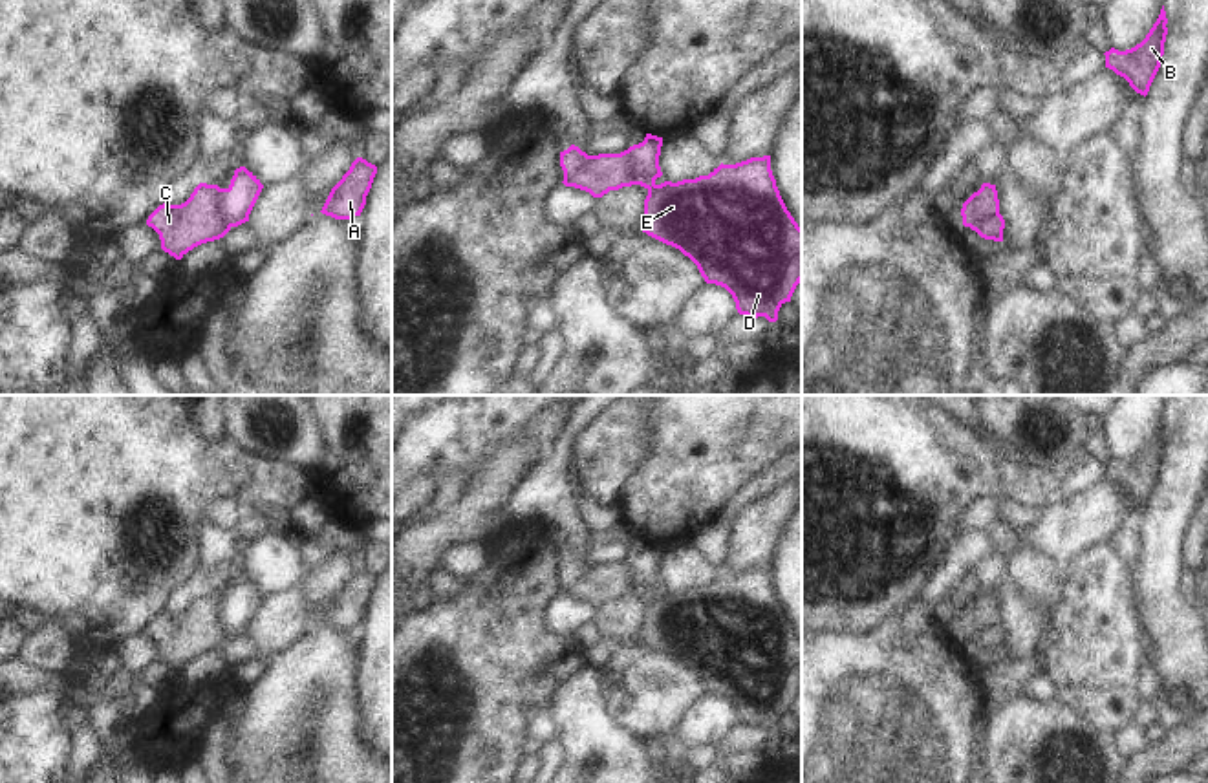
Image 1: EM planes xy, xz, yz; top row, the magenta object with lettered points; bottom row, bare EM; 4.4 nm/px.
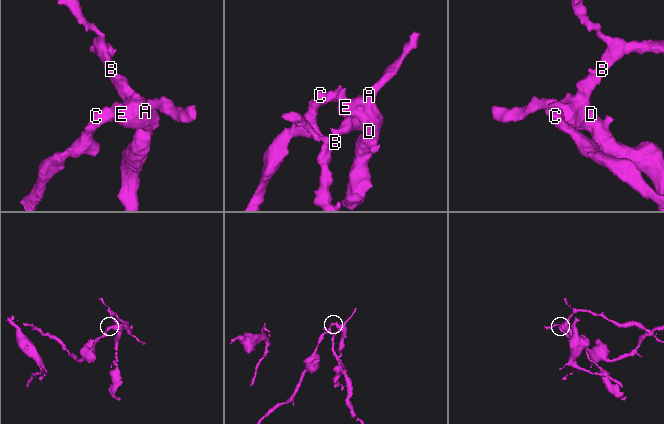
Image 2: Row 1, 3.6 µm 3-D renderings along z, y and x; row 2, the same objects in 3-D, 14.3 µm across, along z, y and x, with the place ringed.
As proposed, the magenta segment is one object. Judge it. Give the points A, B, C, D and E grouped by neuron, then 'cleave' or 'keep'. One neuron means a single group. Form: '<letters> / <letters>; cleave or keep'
A B D E / C; cleave

